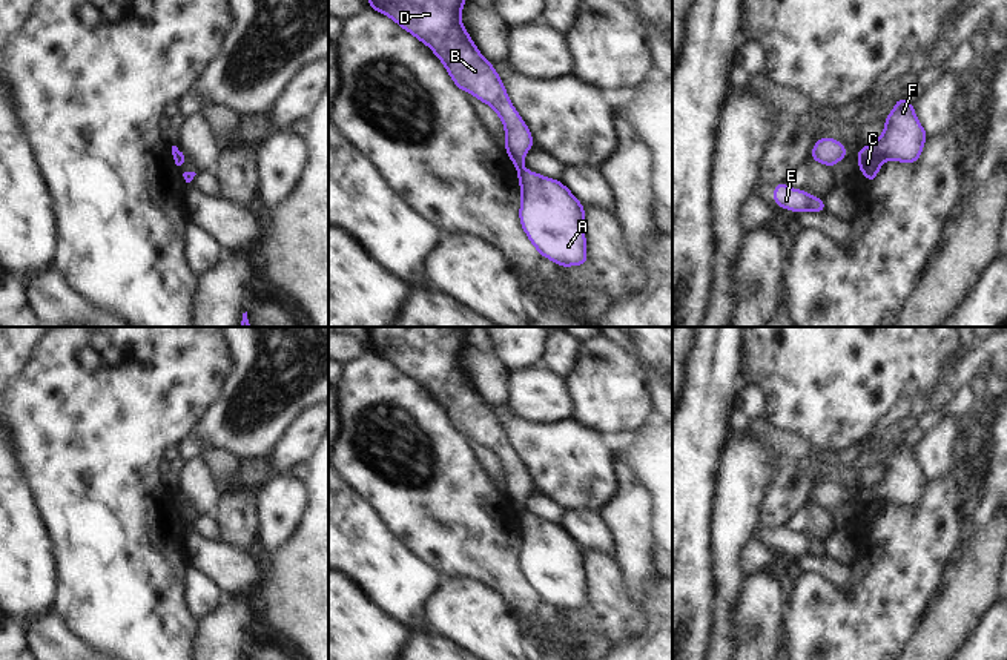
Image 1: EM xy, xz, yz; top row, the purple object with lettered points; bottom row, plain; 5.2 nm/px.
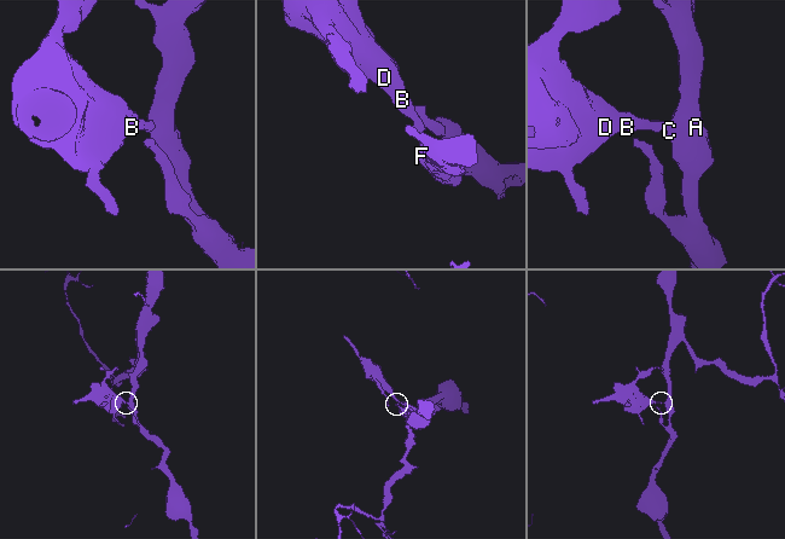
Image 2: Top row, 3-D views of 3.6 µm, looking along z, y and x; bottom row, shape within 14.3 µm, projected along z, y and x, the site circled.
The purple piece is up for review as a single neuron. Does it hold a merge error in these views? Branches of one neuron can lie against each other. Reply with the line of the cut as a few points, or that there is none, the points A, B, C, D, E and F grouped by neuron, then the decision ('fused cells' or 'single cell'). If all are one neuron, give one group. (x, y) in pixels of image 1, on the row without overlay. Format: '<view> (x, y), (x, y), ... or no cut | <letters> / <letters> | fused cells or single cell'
xz (524, 511), (518, 518) | A C E F / B D | fused cells

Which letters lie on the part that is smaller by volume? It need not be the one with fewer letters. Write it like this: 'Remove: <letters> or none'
Remove: B, D

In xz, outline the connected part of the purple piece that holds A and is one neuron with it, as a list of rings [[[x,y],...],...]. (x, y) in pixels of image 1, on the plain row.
[[[525,511],[517,523],[520,569],[536,594],[560,611],[586,608],[585,551],[579,542],[560,523]]]

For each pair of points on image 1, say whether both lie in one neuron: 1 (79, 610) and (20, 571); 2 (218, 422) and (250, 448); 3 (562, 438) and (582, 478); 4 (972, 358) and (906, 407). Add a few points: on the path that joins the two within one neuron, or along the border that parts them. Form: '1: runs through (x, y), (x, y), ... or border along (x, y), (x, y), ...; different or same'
1: border along (54, 557), (56, 591), (54, 600), (48, 608); different
2: runs through (226, 427), (243, 441); same
3: runs through (564, 447), (565, 459), (574, 468); same
4: border along (915, 398), (909, 415); different

